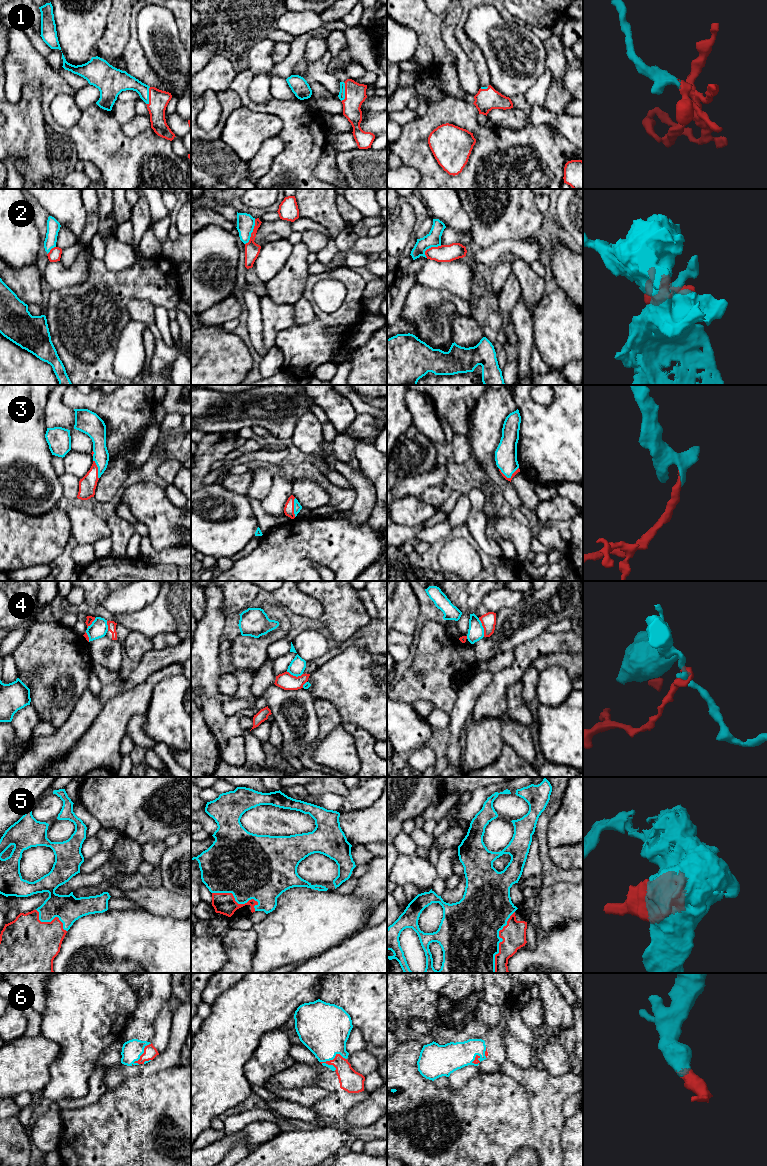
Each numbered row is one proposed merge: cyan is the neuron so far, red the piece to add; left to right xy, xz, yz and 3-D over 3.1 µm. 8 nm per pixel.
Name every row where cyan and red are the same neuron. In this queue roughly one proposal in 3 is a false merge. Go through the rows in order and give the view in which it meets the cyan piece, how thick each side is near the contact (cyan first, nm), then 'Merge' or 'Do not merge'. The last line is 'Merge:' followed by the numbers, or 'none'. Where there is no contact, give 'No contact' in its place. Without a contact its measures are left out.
1: Touches cyan in xz. Thickness 50 nm (cyan) against 180 nm. Merge
2: Touches cyan in xz. Thickness 140 nm (cyan) against 120 nm. Do not merge
3: Touches cyan in yz. Thickness 180 nm (cyan) against 30 nm. Merge
4: Touches cyan in yz. Thickness 130 nm (cyan) against 120 nm. Do not merge
5: Touches cyan in yz. Thickness 480 nm (cyan) against 190 nm. Merge
6: Touches cyan in xz. Thickness 400 nm (cyan) against 180 nm. Merge
Merge: 1, 3, 5, 6

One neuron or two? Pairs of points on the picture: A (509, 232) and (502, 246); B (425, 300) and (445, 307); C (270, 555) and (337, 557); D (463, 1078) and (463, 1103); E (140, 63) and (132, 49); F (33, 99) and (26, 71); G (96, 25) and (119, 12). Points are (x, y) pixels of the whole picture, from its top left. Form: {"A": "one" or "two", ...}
{"A": "two", "B": "one", "C": "one", "D": "two", "E": "one", "F": "two", "G": "two"}

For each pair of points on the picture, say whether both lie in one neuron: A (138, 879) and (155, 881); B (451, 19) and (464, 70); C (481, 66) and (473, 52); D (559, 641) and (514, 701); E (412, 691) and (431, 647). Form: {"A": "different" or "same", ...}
{"A": "same", "B": "same", "C": "same", "D": "different", "E": "same"}

